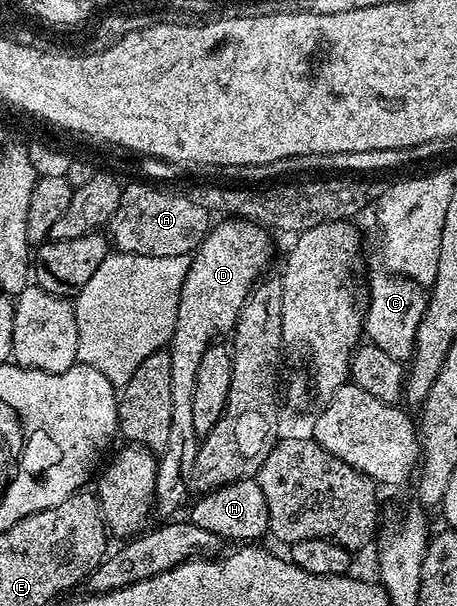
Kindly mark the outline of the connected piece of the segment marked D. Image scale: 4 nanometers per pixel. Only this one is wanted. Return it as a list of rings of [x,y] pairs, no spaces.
[[[223,219],[212,224],[207,231],[207,237],[202,241],[191,257],[191,266],[185,275],[185,283],[181,287],[179,306],[177,307],[177,323],[169,342],[171,354],[171,408],[169,422],[169,443],[165,443],[161,456],[157,461],[155,476],[155,500],[153,502],[154,516],[159,519],[171,519],[183,505],[183,500],[189,497],[187,484],[189,474],[193,471],[193,463],[197,460],[197,451],[201,434],[193,428],[193,387],[197,383],[197,367],[201,364],[201,355],[213,344],[222,333],[230,334],[239,318],[241,307],[252,289],[259,284],[261,278],[268,272],[267,264],[271,261],[271,237],[262,224],[240,219]]]

